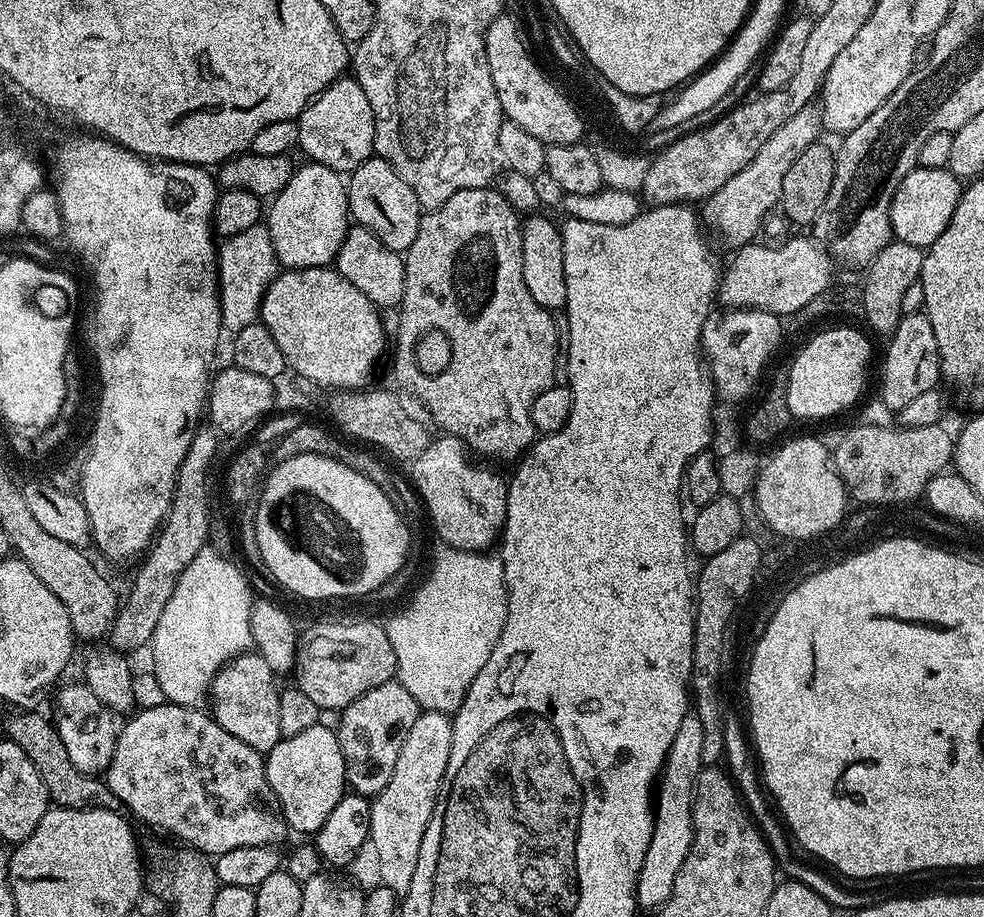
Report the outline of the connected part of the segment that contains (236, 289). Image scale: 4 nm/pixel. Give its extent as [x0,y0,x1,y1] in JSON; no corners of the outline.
[216,223,278,334]

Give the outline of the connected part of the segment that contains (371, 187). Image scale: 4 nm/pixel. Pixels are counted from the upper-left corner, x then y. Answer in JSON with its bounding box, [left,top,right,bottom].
[347,158,422,253]

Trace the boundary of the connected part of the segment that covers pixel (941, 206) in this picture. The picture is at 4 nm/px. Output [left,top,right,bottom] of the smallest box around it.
[890,168,961,249]

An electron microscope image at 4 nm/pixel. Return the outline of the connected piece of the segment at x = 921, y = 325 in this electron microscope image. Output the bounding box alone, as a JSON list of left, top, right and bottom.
[880,310,941,414]

